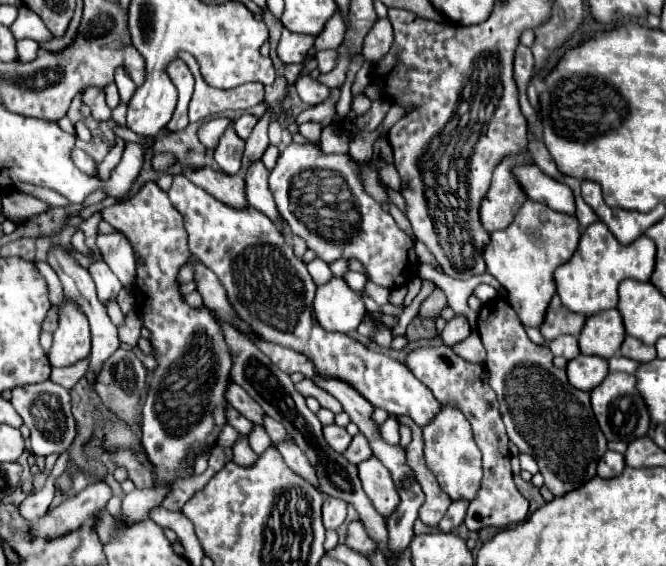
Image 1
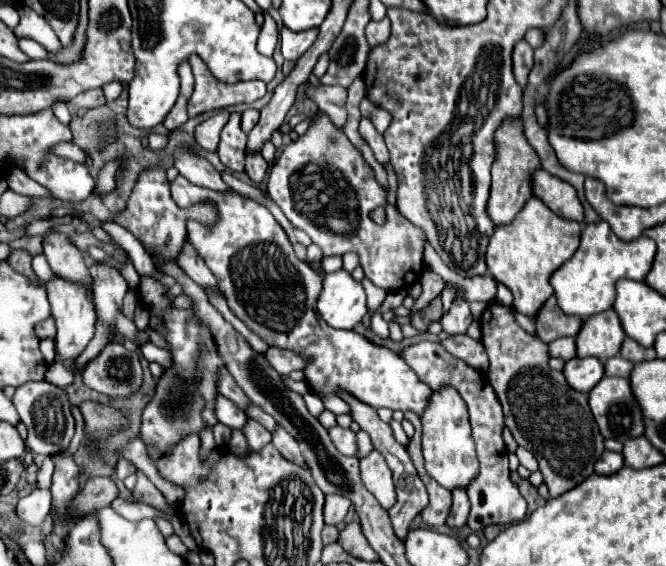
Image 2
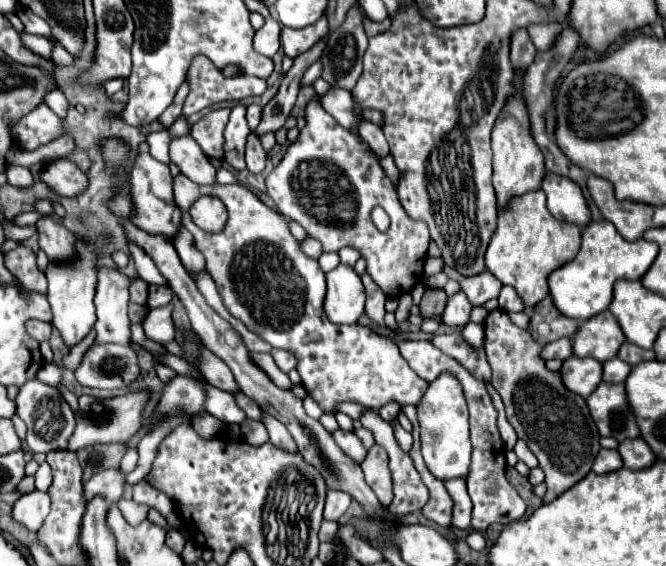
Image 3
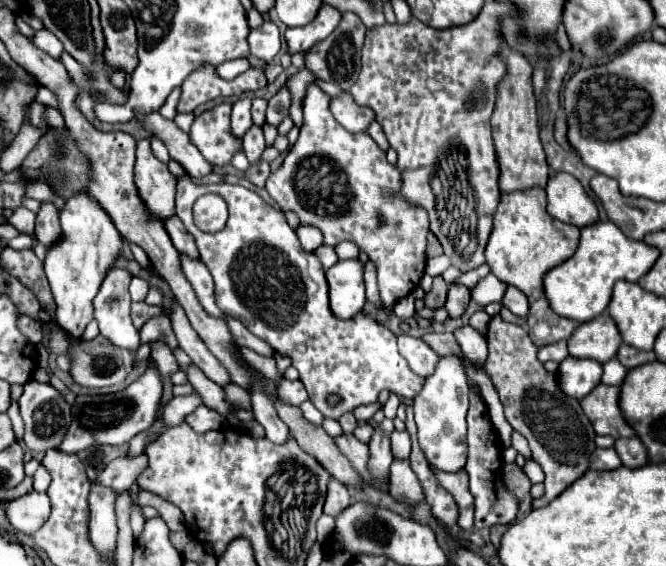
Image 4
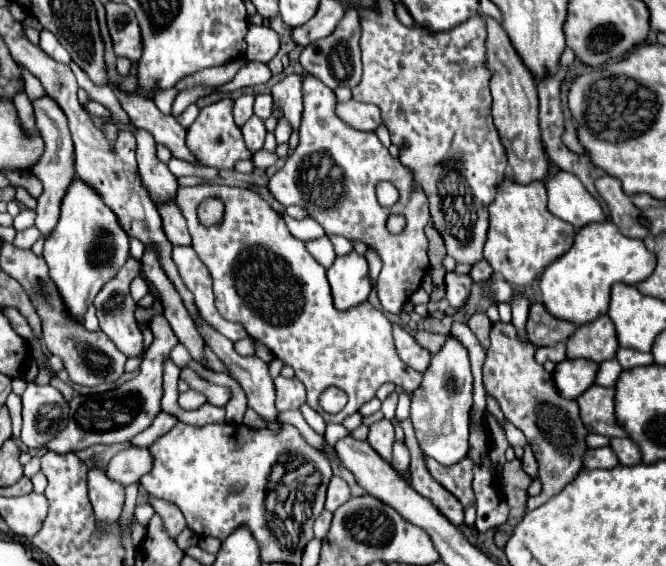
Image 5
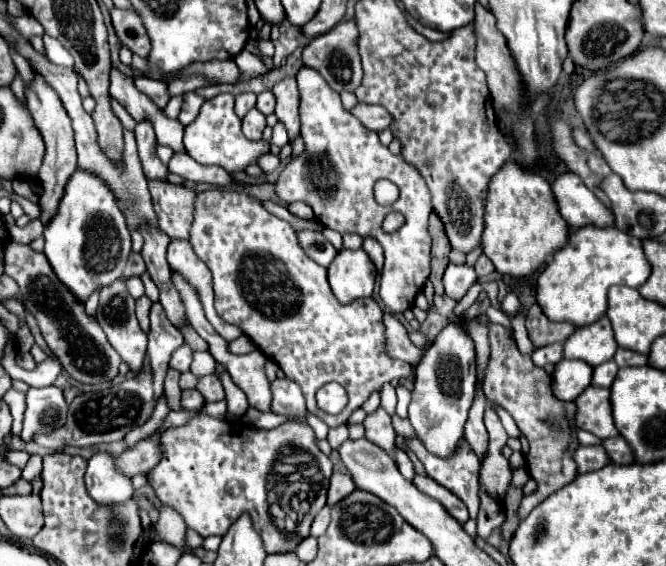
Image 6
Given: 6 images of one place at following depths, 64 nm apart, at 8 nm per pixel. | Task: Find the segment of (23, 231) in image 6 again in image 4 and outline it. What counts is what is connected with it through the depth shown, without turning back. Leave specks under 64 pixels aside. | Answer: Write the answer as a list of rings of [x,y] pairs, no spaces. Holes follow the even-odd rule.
[[[20,234],[12,240],[8,240],[8,246],[15,250],[20,250],[24,248],[30,248],[34,244],[34,236],[32,234]]]

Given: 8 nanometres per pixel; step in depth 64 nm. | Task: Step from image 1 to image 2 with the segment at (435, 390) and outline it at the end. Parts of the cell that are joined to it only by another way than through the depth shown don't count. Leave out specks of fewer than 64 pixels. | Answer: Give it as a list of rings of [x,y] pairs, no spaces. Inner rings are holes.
[[[420,342],[414,346],[404,348],[402,358],[406,364],[416,372],[416,376],[428,384],[434,392],[442,386],[452,386],[458,390],[462,400],[466,402],[470,424],[472,424],[472,436],[476,442],[476,452],[480,460],[480,474],[470,484],[468,496],[470,496],[470,516],[468,516],[468,528],[472,532],[480,532],[488,524],[512,524],[520,522],[526,516],[526,500],[520,496],[518,488],[510,480],[510,468],[508,468],[508,452],[506,444],[502,440],[504,430],[504,416],[500,402],[496,398],[494,388],[490,388],[490,382],[486,380],[486,374],[480,370],[474,370],[460,358],[446,352],[446,348],[438,342]]]

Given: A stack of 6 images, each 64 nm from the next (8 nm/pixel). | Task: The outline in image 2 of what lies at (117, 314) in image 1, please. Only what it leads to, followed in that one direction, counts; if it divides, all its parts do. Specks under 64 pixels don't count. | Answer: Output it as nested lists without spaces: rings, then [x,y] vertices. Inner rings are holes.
[[[123,314],[117,317],[116,327],[125,338],[137,339],[140,344],[149,340],[146,332],[136,330],[134,322],[126,318]]]

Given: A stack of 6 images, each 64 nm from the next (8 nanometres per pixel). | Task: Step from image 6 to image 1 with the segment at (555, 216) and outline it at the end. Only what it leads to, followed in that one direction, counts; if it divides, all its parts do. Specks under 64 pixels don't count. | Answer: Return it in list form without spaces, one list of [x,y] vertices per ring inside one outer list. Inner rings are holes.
[[[526,200],[514,218],[514,224],[490,236],[484,248],[488,272],[506,288],[508,302],[518,314],[522,326],[540,328],[546,308],[556,292],[554,270],[570,260],[580,240],[580,224],[576,216],[554,212],[544,204]]]

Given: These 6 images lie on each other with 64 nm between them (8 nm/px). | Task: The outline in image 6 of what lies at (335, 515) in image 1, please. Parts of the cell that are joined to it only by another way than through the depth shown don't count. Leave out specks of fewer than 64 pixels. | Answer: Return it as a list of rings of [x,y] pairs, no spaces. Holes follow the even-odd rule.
[[[334,472],[332,480],[330,480],[330,488],[328,488],[328,506],[334,506],[340,500],[344,500],[348,494],[354,492],[354,488],[356,486],[354,486],[354,482],[352,482],[350,476]]]

